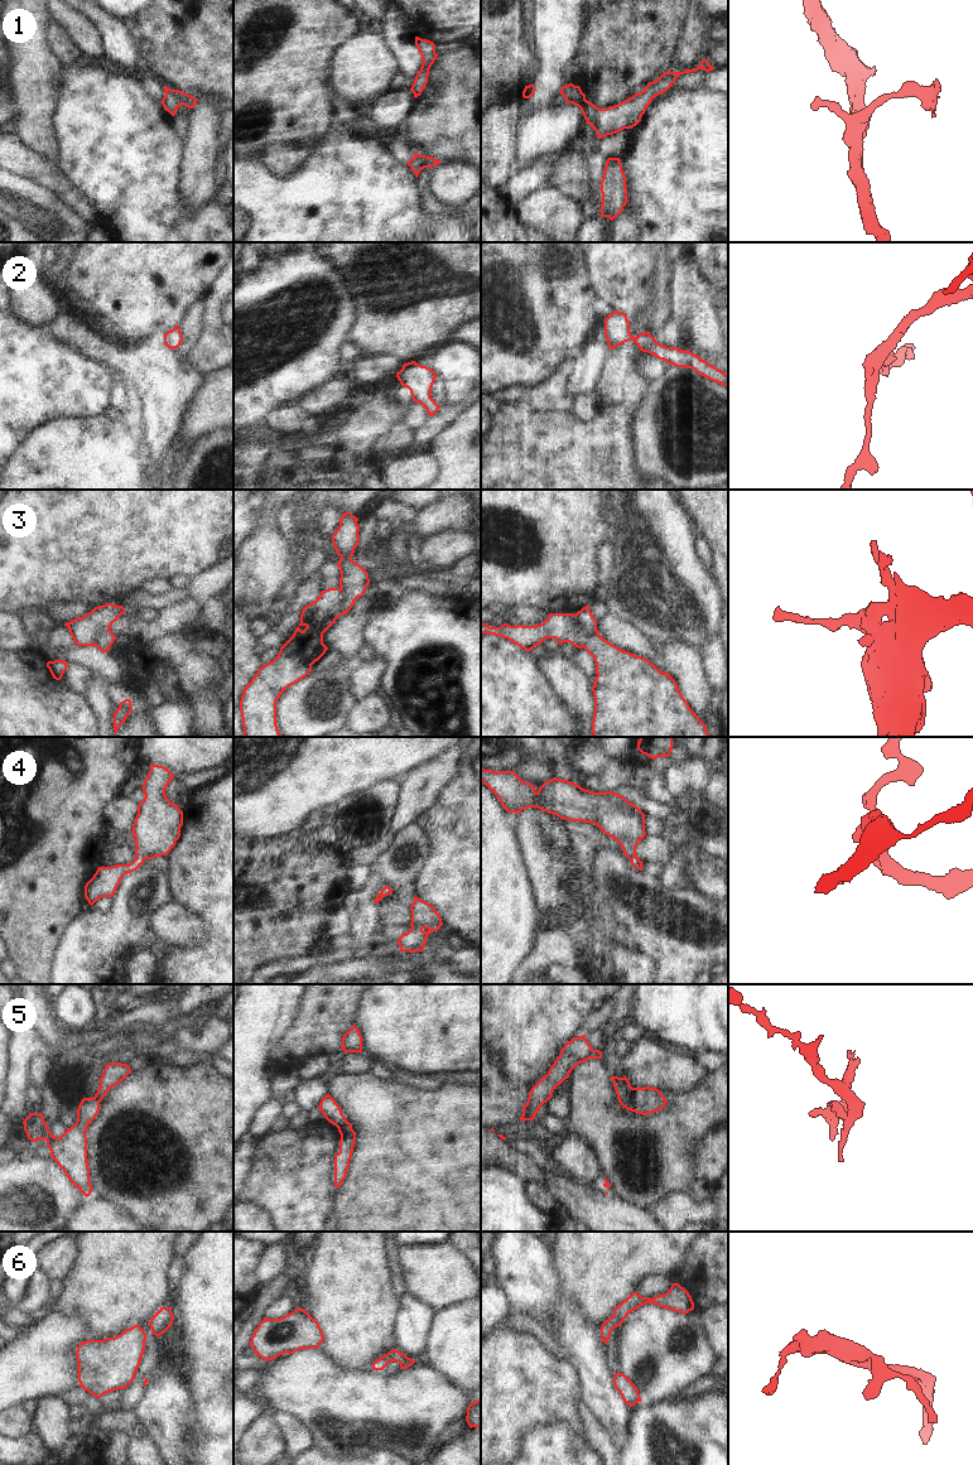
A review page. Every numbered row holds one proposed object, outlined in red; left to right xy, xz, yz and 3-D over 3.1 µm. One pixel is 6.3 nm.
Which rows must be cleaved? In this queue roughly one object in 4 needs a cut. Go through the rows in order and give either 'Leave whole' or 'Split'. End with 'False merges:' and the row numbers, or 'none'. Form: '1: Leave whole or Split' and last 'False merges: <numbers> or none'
1: Leave whole
2: Leave whole
3: Leave whole
4: Leave whole
5: Split
6: Leave whole
False merges: 5

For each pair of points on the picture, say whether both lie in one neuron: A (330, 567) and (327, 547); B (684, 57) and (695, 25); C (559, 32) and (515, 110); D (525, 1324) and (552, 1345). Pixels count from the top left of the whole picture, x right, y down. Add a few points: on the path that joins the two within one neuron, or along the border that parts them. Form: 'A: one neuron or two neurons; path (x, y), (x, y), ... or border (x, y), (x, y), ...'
A: one neuron; path (328, 562), (328, 552)
B: one neuron; path (689, 49), (694, 33)
C: one neuron; path (554, 53), (548, 85), (536, 97)
D: one neuron; path (531, 1325), (545, 1339)

